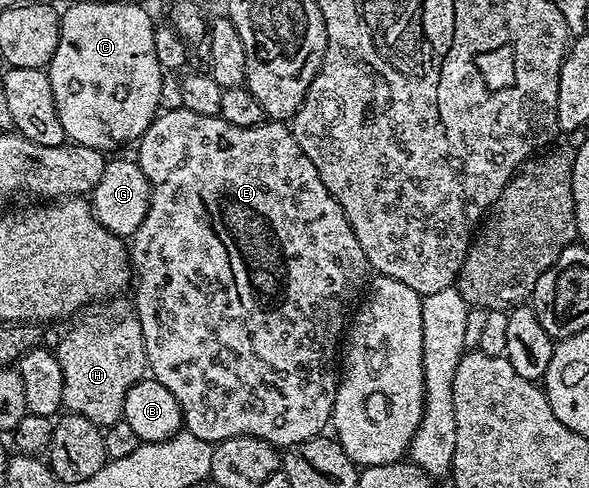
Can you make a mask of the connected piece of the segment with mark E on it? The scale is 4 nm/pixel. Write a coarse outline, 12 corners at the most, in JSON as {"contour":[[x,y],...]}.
{"contour":[[283,122],[137,147],[150,375],[183,428],[331,424],[365,250]]}

